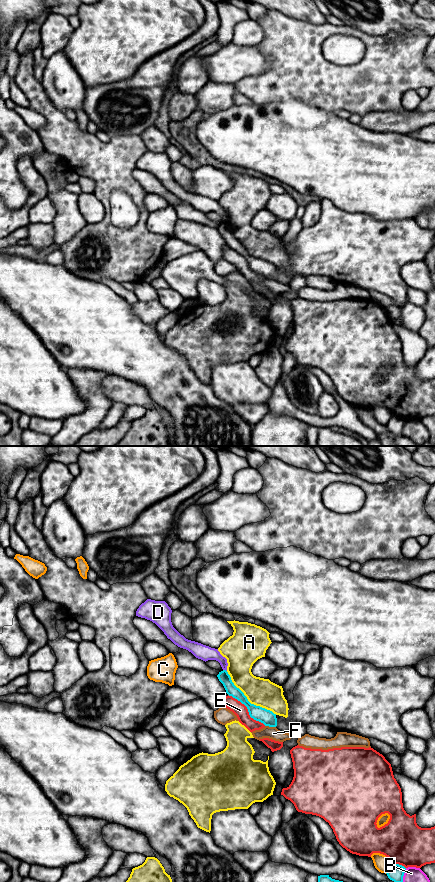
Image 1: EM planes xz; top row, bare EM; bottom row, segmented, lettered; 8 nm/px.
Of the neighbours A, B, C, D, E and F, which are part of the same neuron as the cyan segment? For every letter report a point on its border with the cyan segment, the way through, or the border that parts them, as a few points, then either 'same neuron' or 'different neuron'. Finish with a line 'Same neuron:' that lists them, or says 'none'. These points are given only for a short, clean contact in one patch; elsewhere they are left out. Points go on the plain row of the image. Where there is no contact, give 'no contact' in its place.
A: contact xz (247, 252); different neuron
B: contact xz (403, 427); different neuron
C: contact xz (389, 420); different neuron
D: contact xz (225, 222); different neuron
E: contact xz (248, 262); different neuron
F: contact xz (270, 278); different neuron
Same neuron: none

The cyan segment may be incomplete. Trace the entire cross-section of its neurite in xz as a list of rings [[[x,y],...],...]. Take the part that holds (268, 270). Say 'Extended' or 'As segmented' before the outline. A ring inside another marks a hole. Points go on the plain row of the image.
As segmented. [[[226,222],[219,224],[217,229],[219,233],[223,236],[226,245],[229,248],[232,248],[233,250],[240,253],[242,256],[244,256],[247,259],[251,270],[263,275],[265,278],[269,278],[269,279],[277,278],[276,266],[274,266],[270,262],[251,256],[248,253],[247,249],[244,247],[244,245],[234,237],[230,227]]]

